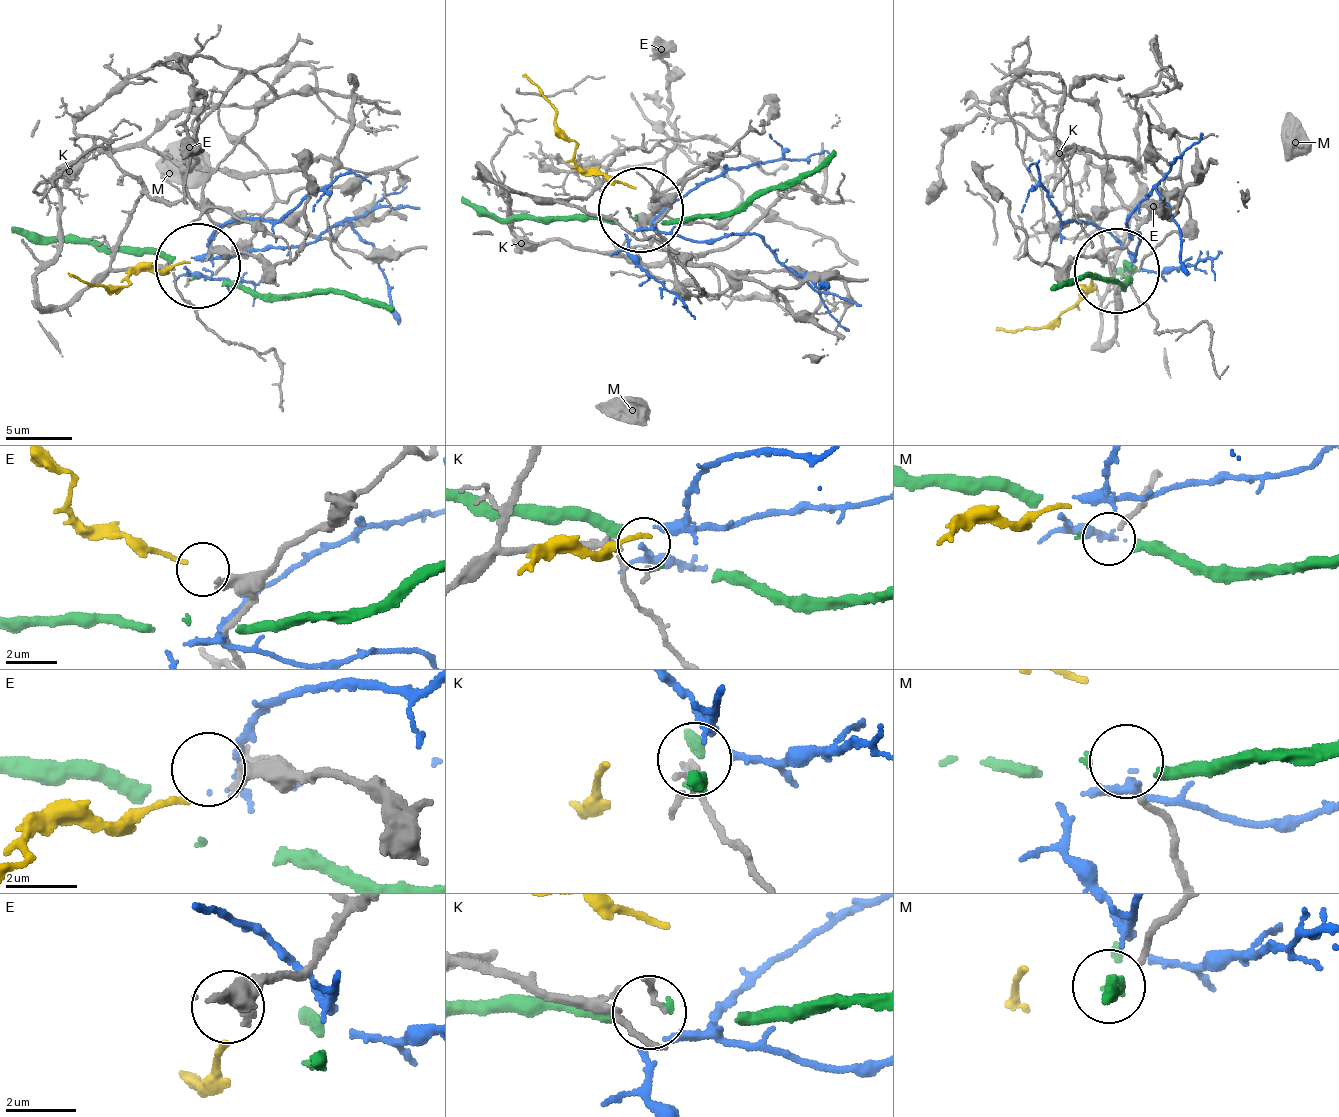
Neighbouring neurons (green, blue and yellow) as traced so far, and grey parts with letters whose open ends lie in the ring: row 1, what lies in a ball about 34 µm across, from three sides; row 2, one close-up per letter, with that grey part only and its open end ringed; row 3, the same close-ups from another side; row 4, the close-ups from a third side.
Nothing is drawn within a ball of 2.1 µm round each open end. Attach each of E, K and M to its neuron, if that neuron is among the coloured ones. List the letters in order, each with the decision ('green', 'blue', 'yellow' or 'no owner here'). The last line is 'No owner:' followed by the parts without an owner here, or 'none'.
E: yellow
K: blue
M: no owner here
No owner: M

